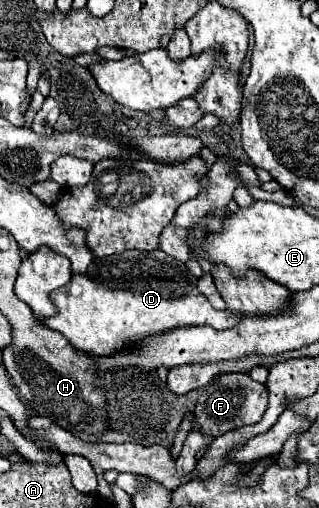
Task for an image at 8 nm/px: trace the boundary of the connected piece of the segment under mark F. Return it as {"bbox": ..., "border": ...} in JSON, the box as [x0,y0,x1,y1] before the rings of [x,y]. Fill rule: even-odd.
{"bbox":[193,373,267,439],"border":[[[227,373],[219,375],[215,381],[211,381],[207,387],[201,389],[193,413],[197,415],[195,419],[201,433],[207,439],[215,439],[231,429],[239,429],[243,425],[253,425],[261,421],[265,409],[267,409],[267,387],[263,383],[253,381],[249,373]]]}

